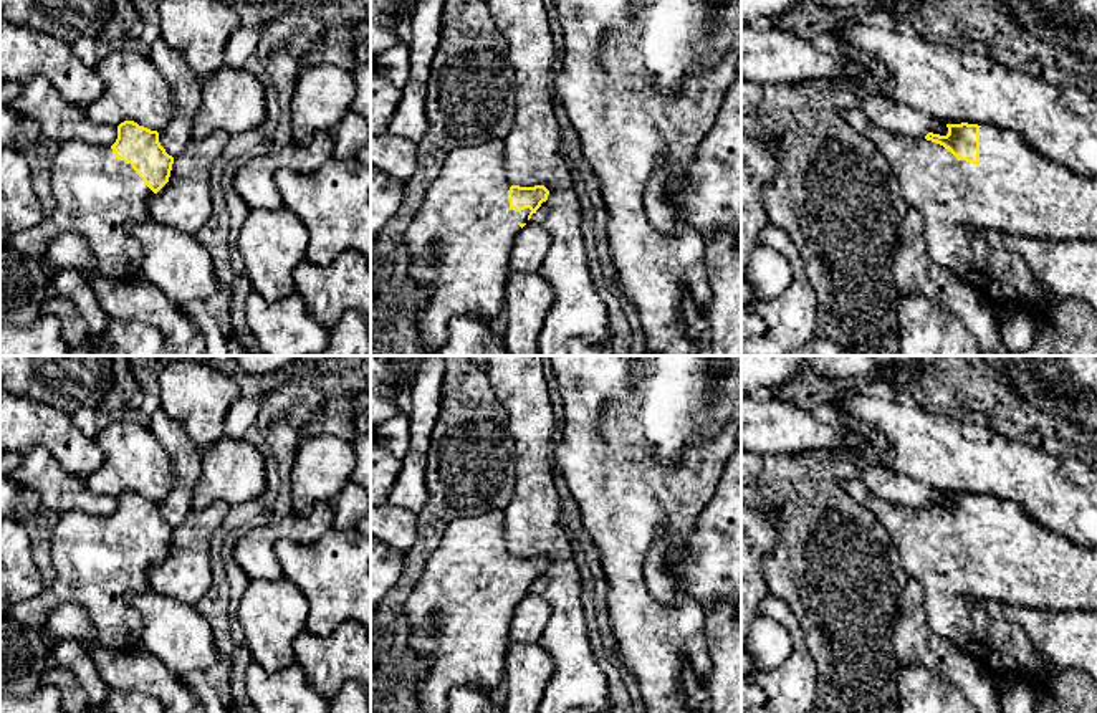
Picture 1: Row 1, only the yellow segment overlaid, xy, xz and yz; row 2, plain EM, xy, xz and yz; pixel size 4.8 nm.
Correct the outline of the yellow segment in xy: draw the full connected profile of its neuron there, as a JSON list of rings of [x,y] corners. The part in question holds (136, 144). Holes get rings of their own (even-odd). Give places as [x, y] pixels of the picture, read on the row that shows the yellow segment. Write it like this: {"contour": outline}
{"contour": [[[134,121],[117,126],[113,146],[68,141],[61,144],[50,167],[56,200],[53,212],[45,213],[36,227],[12,235],[5,245],[38,260],[50,285],[60,270],[46,266],[43,253],[48,243],[63,233],[78,233],[88,240],[99,275],[113,280],[141,276],[142,246],[127,233],[126,225],[151,218],[151,199],[169,182],[172,164],[174,157],[160,146],[159,132]]]}

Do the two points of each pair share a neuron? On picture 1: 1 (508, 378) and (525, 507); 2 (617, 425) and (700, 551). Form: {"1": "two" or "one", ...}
{"1": "one", "2": "two"}

